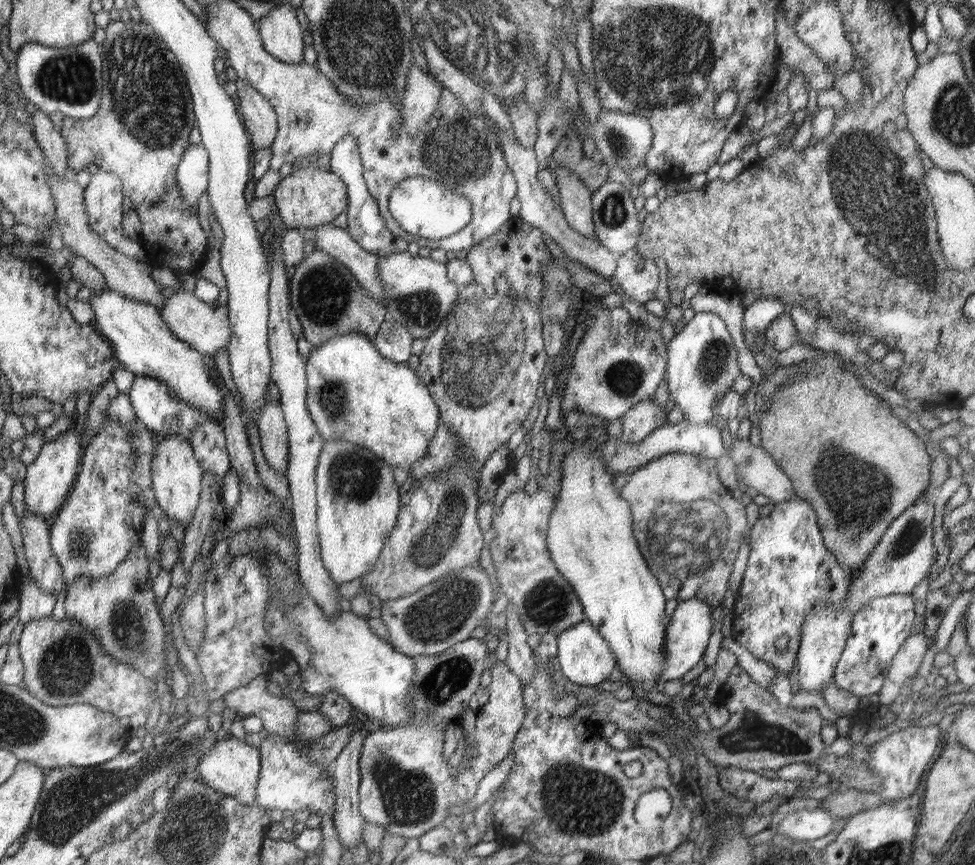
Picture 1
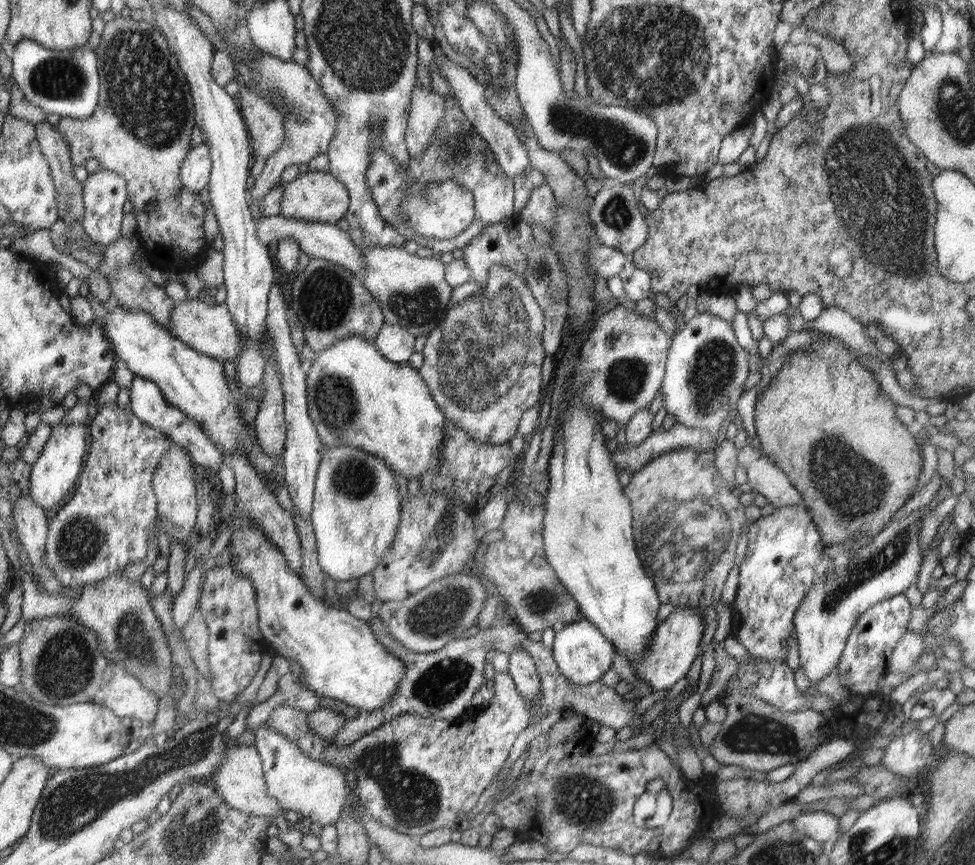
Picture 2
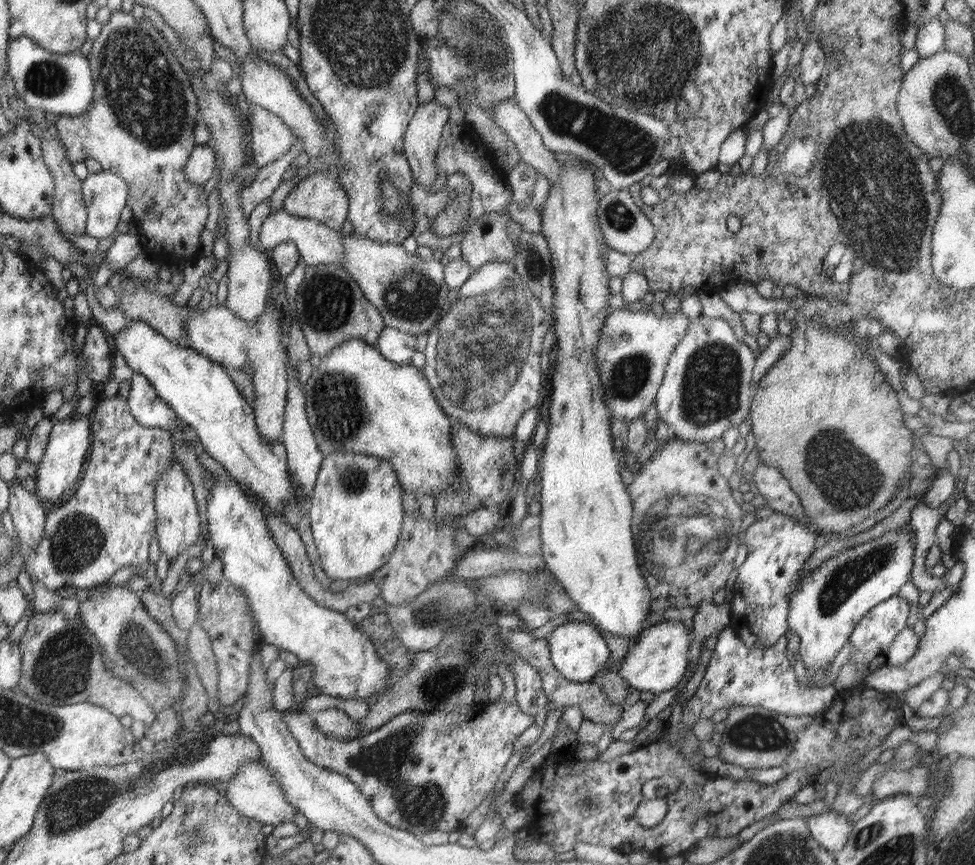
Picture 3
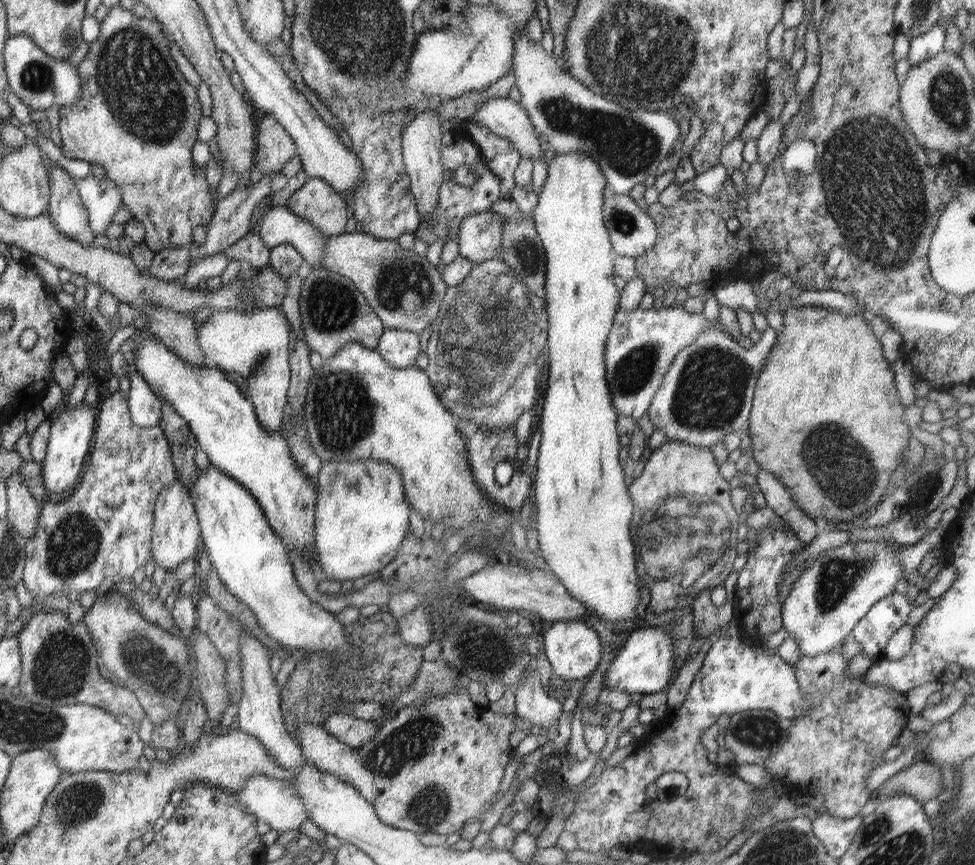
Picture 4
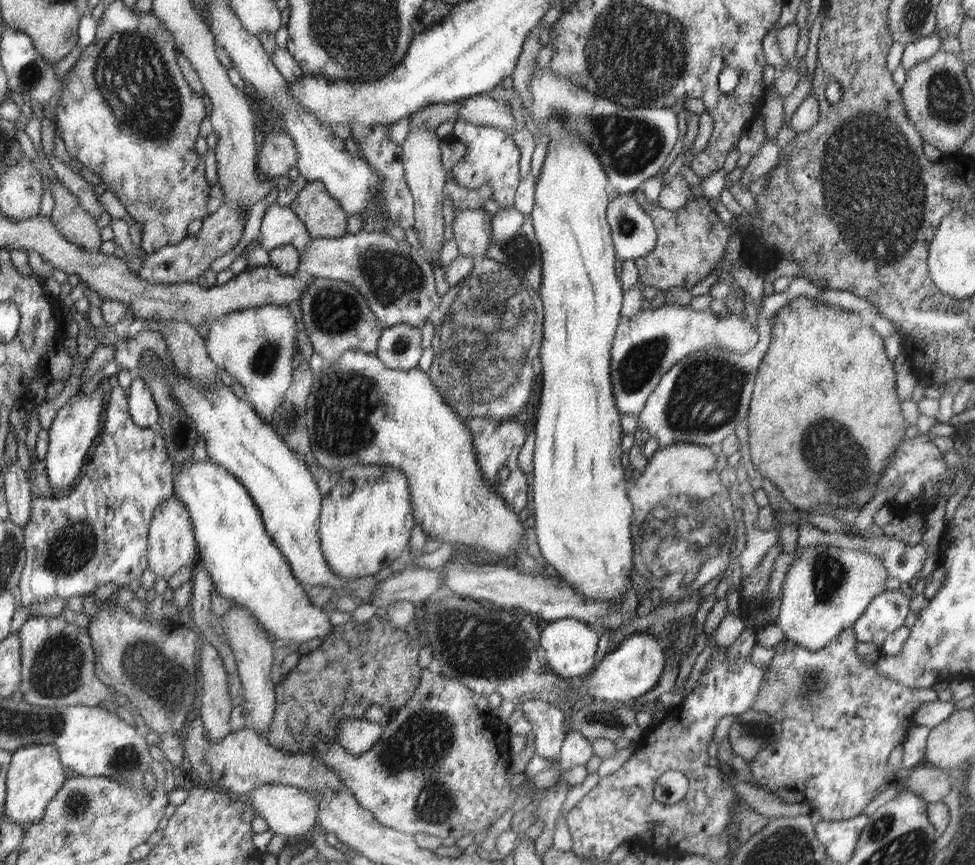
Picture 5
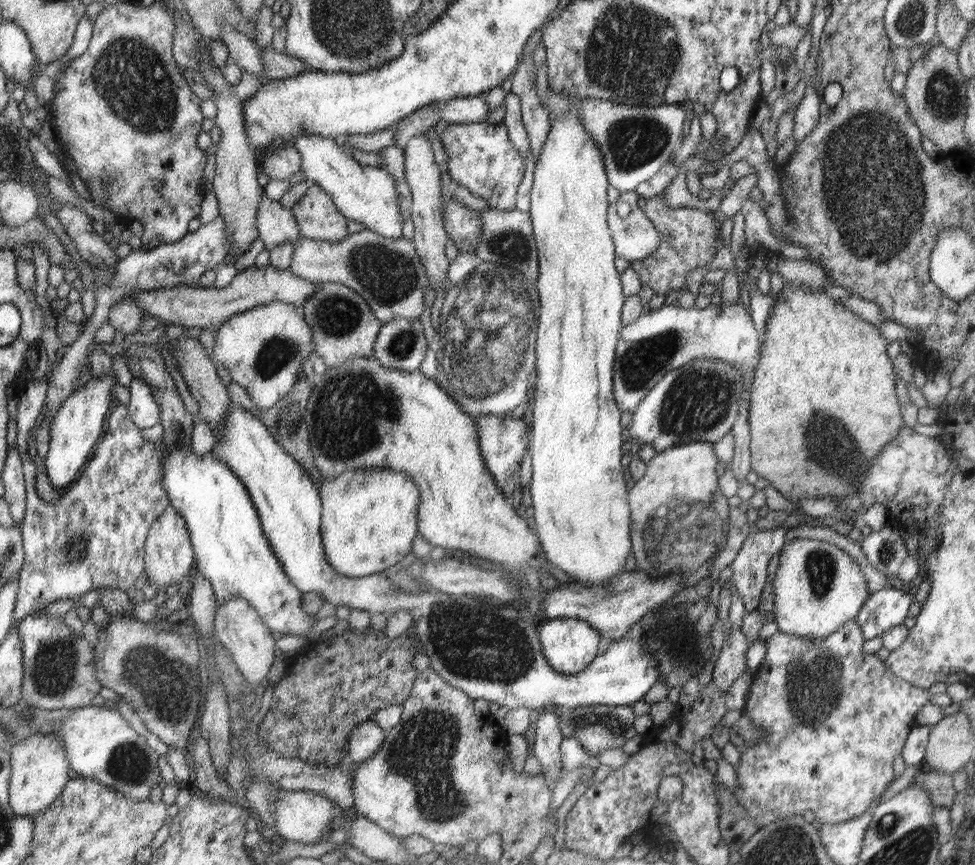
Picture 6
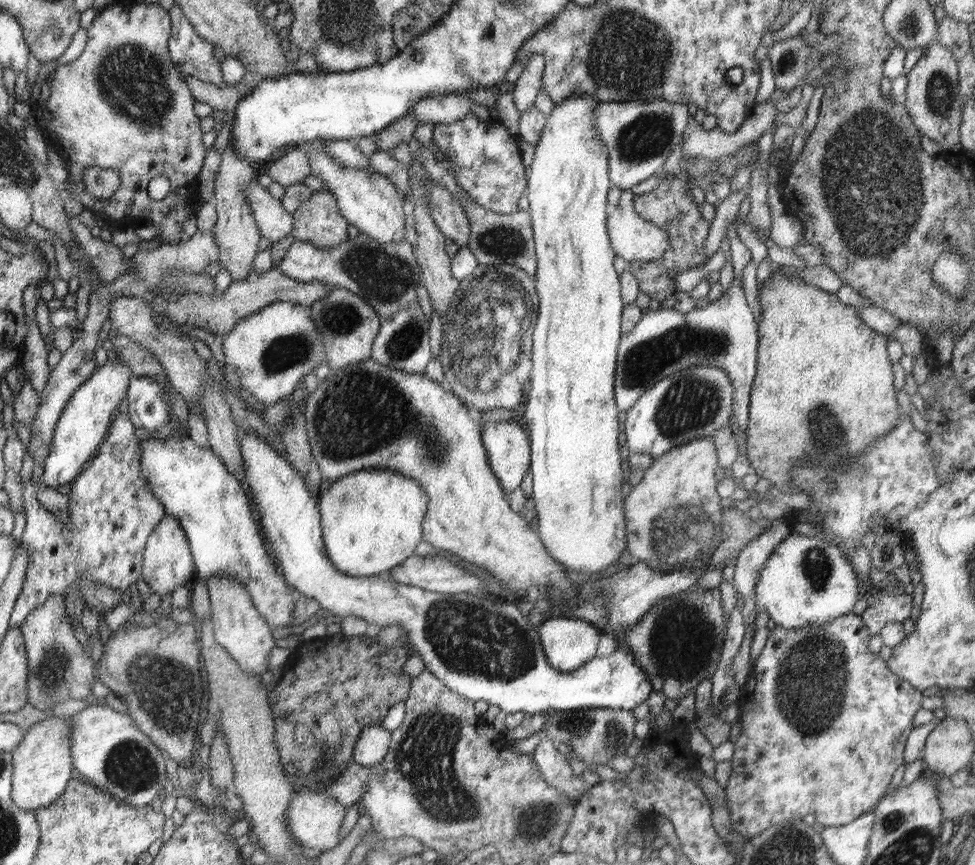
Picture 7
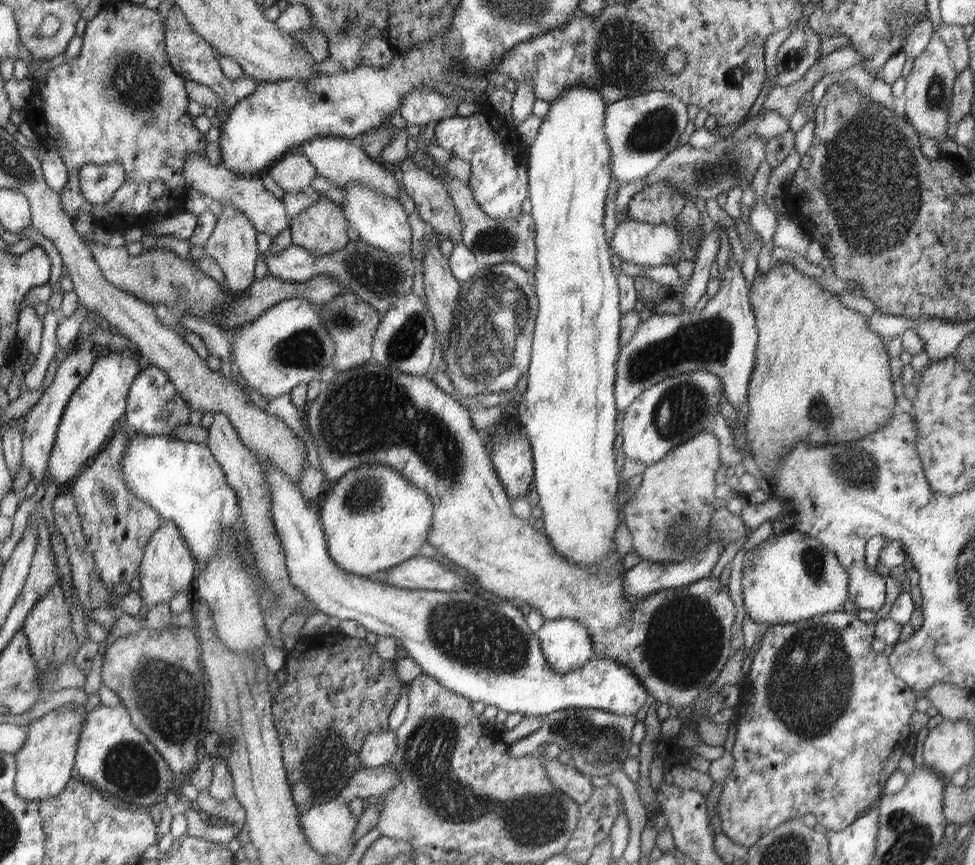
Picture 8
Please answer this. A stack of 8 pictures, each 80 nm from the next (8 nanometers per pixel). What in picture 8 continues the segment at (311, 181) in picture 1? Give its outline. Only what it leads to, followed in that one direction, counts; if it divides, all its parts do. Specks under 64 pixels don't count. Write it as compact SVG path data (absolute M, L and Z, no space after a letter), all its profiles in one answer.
M322 197L289 219L292 244L305 248L315 256L325 256L348 245L346 217L342 207Z

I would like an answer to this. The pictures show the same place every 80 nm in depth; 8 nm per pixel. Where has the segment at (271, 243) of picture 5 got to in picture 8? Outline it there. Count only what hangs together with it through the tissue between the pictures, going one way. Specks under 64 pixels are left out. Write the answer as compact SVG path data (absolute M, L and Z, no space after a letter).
M205 151L187 156L183 175L184 183L186 183L188 189L196 190L221 205L230 205L232 208L239 210L249 218L258 232L265 232L271 237L277 237L289 228L289 218L283 200L275 198L272 193L264 188L263 177L237 175L228 170L224 163L212 165L206 157Z

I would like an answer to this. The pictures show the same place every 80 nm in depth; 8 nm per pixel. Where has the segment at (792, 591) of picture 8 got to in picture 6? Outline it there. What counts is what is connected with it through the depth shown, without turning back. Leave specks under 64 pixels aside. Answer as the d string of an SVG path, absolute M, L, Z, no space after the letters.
M796 538L782 548L772 590L779 631L813 639L829 635L843 622L855 619L870 595L855 559L828 542L806 538Z

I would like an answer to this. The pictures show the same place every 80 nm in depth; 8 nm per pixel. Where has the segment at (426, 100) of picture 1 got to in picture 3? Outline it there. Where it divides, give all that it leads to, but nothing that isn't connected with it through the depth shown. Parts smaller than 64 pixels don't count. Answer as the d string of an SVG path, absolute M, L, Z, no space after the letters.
M436 100L418 105L417 113L413 115L412 121L409 123L409 128L406 130L404 138L404 153L408 158L409 165L412 167L416 183L420 186L426 186L430 192L430 187L437 178L437 164L435 154L441 147L441 136L444 126L449 120L449 108L445 107Z

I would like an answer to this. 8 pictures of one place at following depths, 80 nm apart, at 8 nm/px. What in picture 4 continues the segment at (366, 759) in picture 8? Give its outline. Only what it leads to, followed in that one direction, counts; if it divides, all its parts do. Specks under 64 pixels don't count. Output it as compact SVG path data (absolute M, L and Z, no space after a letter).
M335 712L323 722L322 726L328 734L335 736L340 742L357 748L370 742L383 725L380 721L365 721L348 713Z

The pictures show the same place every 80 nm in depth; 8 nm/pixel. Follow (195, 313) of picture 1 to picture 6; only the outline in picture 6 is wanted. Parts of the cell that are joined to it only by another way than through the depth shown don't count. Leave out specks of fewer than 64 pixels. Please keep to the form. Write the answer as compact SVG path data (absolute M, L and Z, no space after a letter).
M273 302L235 314L216 331L213 347L216 363L229 370L232 382L238 383L252 402L268 410L294 389L300 366L314 352L309 323L295 305Z

